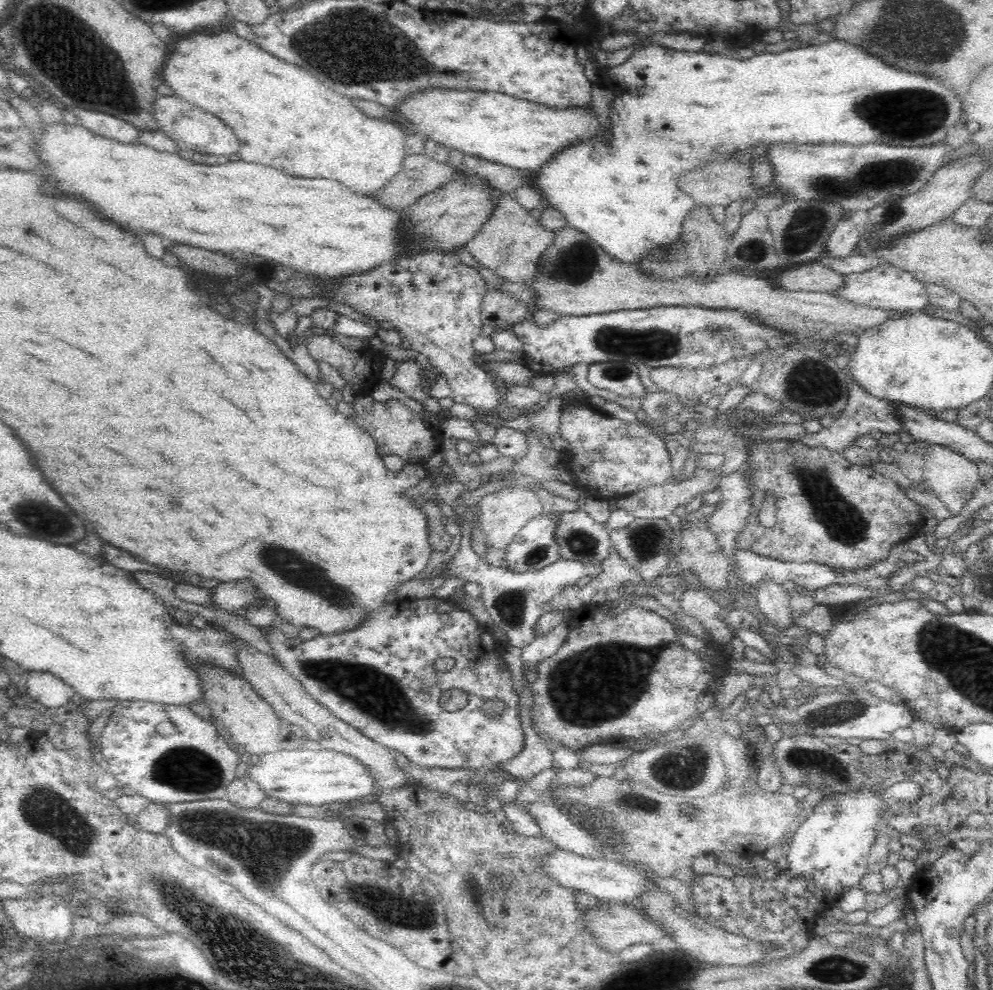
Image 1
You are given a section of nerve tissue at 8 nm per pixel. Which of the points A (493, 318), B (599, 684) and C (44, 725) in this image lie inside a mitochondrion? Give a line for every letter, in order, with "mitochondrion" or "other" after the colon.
A: other
B: mitochondrion
C: other

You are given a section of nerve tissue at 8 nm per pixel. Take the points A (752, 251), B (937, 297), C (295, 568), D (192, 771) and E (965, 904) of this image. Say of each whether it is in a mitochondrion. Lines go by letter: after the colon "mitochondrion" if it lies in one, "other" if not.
A: mitochondrion
B: other
C: mitochondrion
D: mitochondrion
E: other

